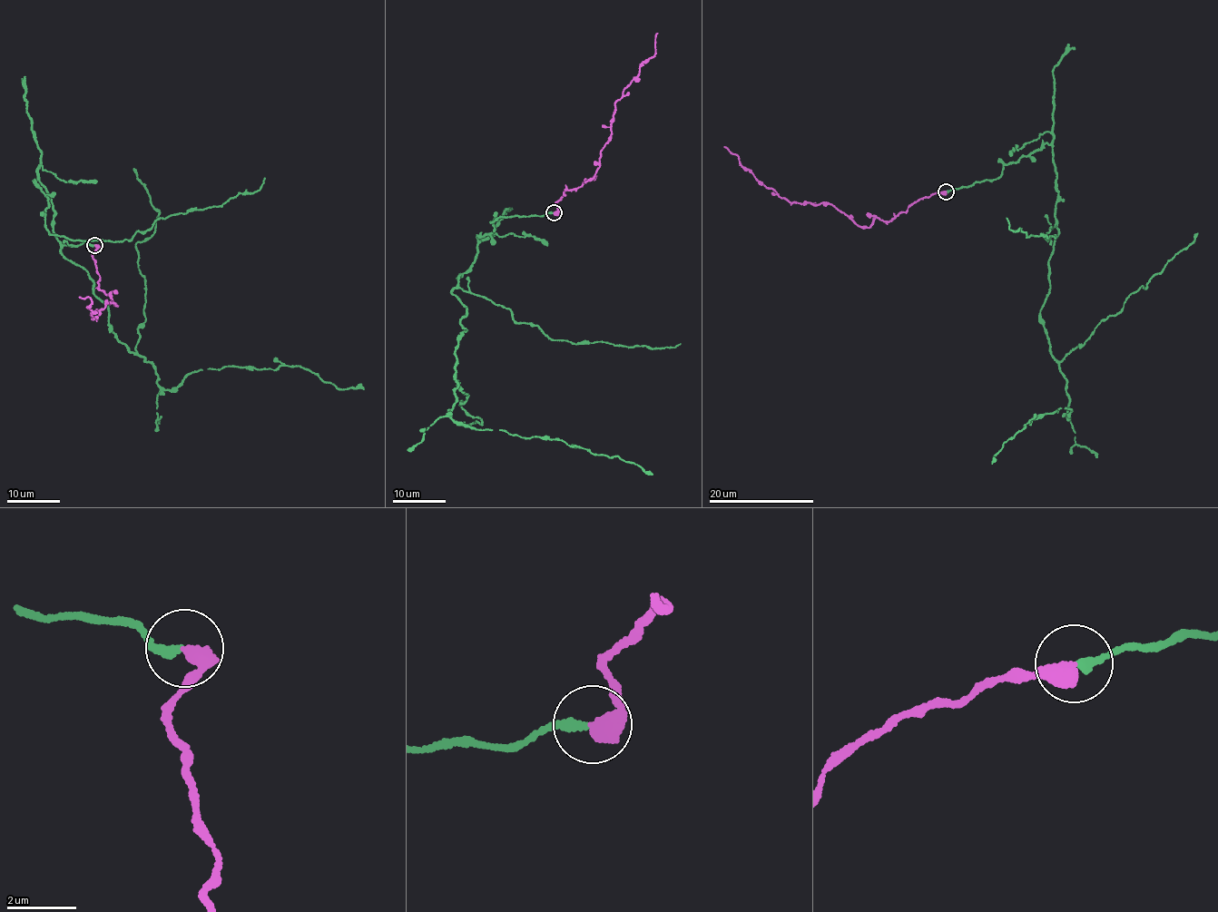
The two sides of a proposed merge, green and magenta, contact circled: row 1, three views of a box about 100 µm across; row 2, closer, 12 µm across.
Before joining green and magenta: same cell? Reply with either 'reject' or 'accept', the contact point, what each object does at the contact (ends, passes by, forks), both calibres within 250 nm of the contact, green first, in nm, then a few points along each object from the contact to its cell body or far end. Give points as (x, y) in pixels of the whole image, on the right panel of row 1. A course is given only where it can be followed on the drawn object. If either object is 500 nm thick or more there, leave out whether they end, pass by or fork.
accept; at (946, 191); 200 nm thick on the green side, 500 nm on the other; green runs (946, 191), (994, 180), (1051, 145), (1058, 230), (1040, 320), (1071, 409), (1031, 420), (993, 462); magenta runs (946, 191), (921, 197), (887, 222), (876, 217), (864, 228), (828, 203), (786, 201), (758, 181), (725, 146)

